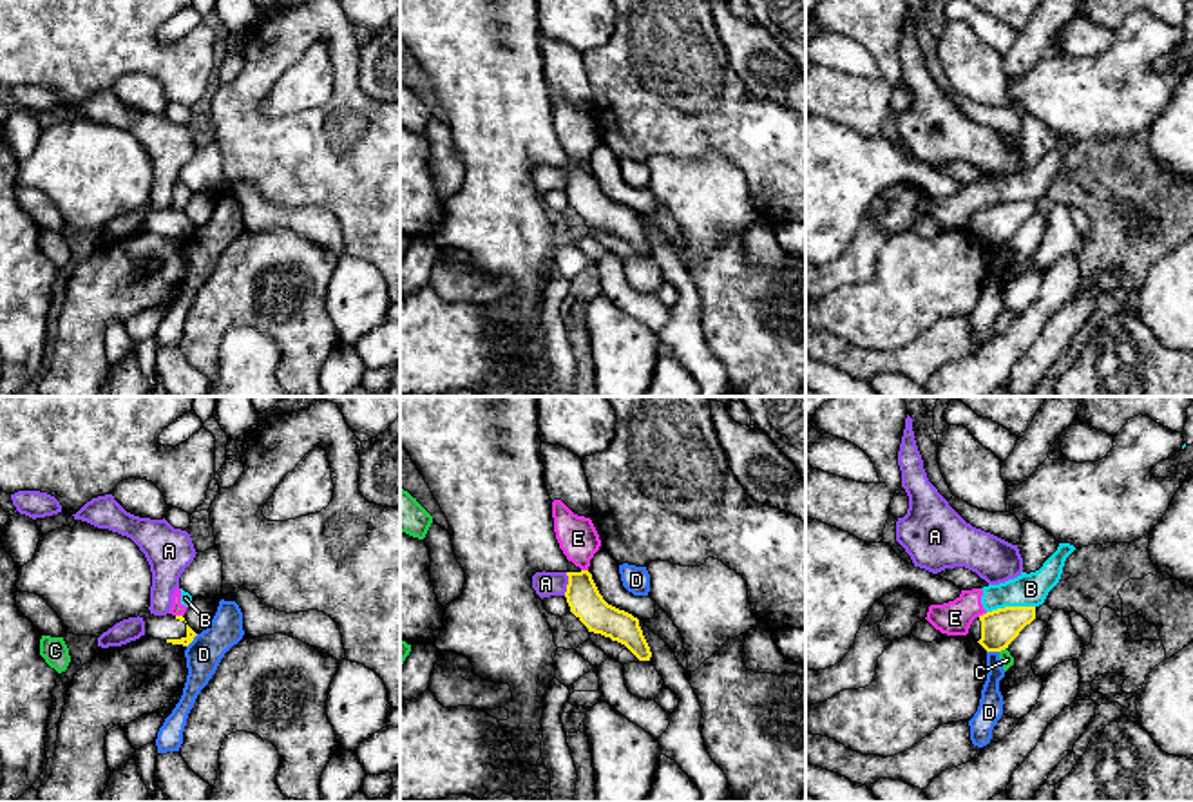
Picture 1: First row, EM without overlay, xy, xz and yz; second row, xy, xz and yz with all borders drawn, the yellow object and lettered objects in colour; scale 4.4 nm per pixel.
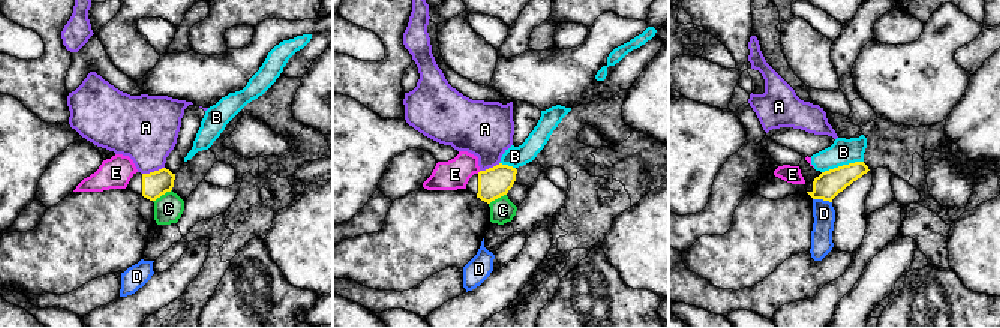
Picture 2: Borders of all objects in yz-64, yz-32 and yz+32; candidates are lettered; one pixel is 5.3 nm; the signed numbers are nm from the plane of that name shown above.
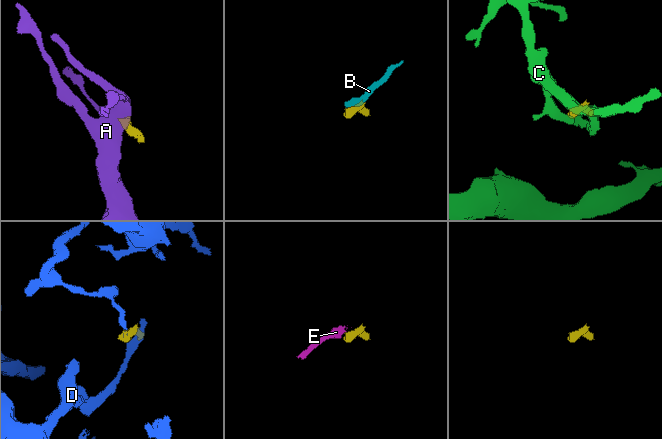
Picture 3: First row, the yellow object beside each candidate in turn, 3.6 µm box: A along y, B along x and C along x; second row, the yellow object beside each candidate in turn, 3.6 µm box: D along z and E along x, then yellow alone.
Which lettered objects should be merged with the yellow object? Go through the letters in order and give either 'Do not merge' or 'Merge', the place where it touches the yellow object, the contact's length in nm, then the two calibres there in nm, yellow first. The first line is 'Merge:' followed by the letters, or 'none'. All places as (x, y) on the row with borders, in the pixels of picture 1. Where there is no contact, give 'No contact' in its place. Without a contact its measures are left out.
Merge: none
A: Do not merge. Touches yellow at xz (569, 583). Shared border 110 nm. Thickness 150 nm (yellow) against 110 nm
B: Do not merge. Touches yellow at yz (1011, 607). Shared border 220 nm. Thickness 160 nm (yellow) against 140 nm
C: Do not merge. Touches yellow at yz (1002, 649). Shared border 40 nm. Thickness 160 nm (yellow) against 60 nm
D: Do not merge. Touches yellow at xy (192, 639). Shared border 80 nm. Thickness 50 nm (yellow) against 160 nm
E: Do not merge. Touches yellow at yz (983, 614). Shared border 50 nm. Thickness 160 nm (yellow) against 160 nm

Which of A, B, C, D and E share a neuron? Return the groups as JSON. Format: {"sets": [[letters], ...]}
{"sets": [["A"], ["B", "E"], ["C"], ["D"]]}

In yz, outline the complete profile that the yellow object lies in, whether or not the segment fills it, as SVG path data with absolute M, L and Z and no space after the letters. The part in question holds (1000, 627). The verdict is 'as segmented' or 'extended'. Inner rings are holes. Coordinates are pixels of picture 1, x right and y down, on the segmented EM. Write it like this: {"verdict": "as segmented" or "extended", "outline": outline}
{"verdict": "extended", "outline": "M1005 606L976 617L969 628L987 652L1001 652L1036 619L1036 606Z"}

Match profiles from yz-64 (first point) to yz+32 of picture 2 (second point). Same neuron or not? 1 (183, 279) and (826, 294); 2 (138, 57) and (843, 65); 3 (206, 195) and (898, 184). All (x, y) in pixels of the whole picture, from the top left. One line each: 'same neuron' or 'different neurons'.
1: same neuron
2: different neurons
3: different neurons

